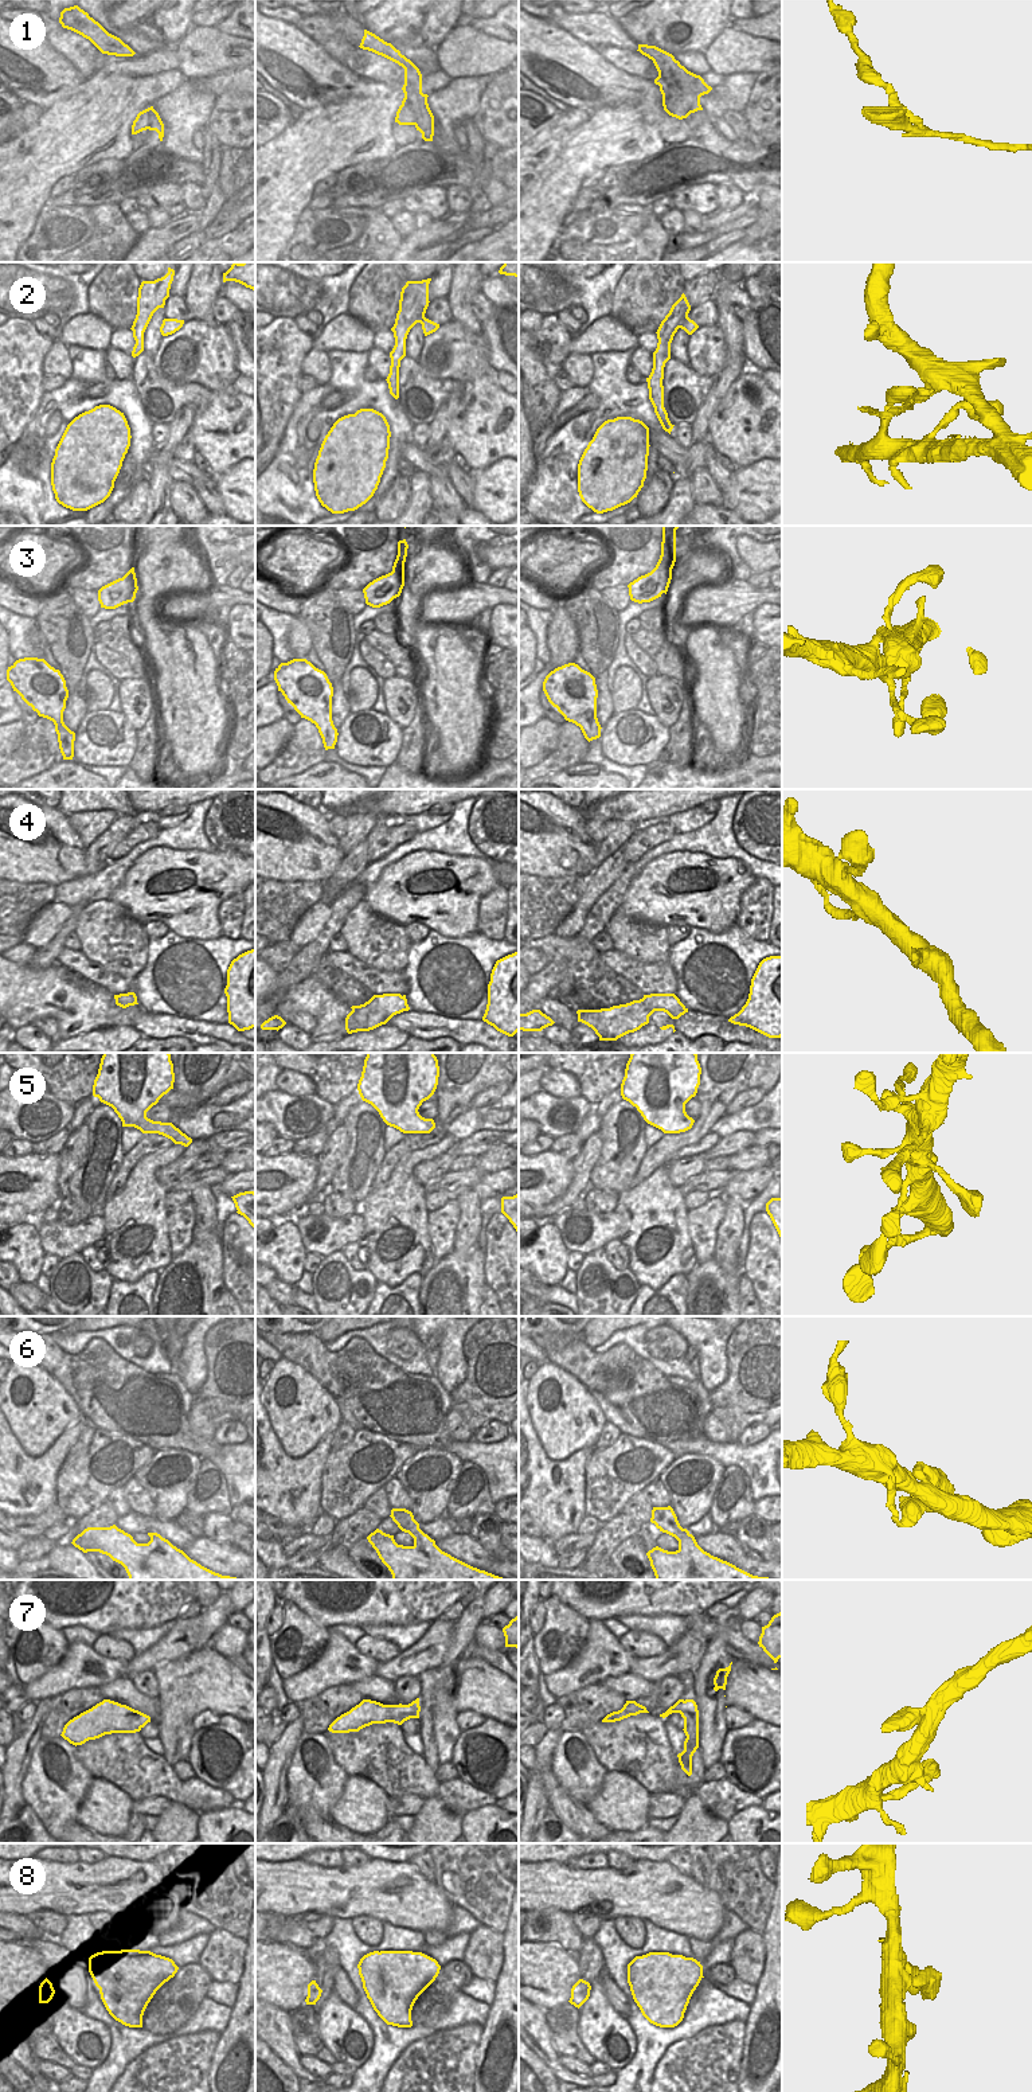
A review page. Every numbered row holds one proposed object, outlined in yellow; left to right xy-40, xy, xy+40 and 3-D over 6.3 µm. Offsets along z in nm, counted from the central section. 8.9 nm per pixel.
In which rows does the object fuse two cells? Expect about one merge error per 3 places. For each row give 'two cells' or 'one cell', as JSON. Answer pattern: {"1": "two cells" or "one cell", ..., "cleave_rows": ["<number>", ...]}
{"1": "two cells", "2": "two cells", "3": "one cell", "4": "two cells", "5": "one cell", "6": "one cell", "7": "one cell", "8": "one cell", "cleave_rows": ["1", "2", "4"]}

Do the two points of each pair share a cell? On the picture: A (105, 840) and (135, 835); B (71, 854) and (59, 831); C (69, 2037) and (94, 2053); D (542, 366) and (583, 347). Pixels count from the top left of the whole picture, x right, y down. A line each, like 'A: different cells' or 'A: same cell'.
A: different cells
B: same cell
C: same cell
D: different cells

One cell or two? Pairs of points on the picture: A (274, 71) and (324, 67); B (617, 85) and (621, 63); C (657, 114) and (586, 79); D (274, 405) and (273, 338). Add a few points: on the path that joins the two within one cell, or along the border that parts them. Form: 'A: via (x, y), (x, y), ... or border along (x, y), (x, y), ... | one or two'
A: via (286, 67), (312, 67) | one
B: border along (597, 49), (606, 61), (618, 69), (649, 81) | two
C: via (640, 97), (633, 90), (604, 85) | one
D: via (274, 389), (272, 354) | one

